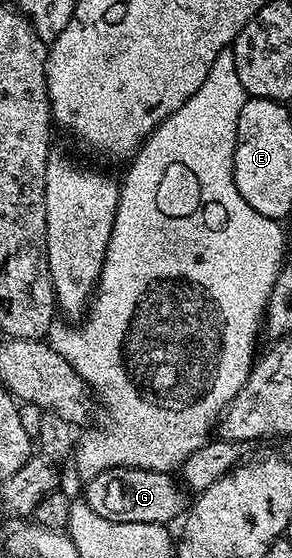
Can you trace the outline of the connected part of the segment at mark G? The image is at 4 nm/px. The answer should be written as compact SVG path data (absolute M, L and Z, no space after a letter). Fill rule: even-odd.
M129 465L114 467L102 471L98 475L89 478L82 494L84 504L90 507L96 515L102 515L102 519L110 519L114 523L150 523L151 525L171 526L171 521L179 522L187 514L190 508L190 497L185 486L179 480L175 481L172 473L159 473L153 469L135 469Z

